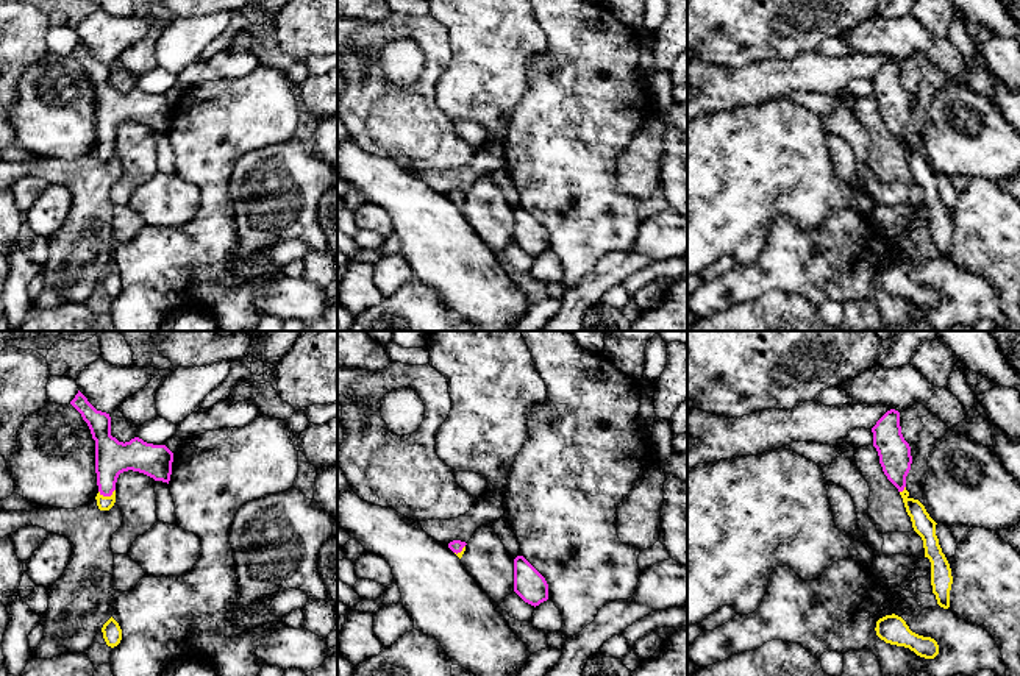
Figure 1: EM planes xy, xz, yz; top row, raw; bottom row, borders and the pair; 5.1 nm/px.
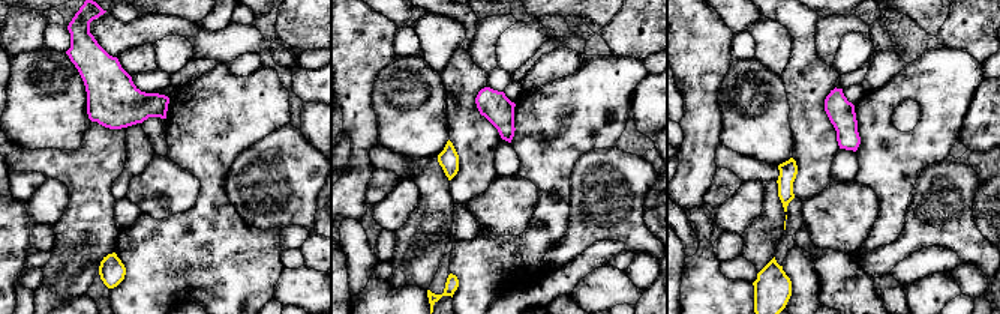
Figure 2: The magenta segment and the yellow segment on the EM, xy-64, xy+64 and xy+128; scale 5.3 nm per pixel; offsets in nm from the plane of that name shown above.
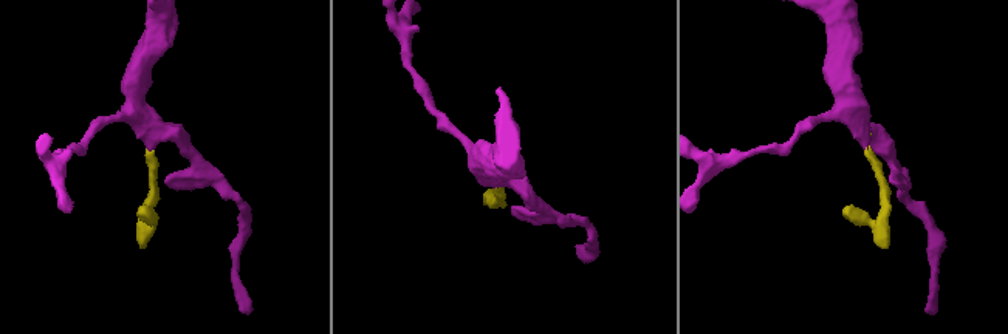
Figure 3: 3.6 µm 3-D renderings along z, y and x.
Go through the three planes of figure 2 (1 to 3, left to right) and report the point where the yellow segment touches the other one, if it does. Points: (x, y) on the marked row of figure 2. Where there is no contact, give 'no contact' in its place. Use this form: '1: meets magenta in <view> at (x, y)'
1: no contact
2: no contact
3: no contact

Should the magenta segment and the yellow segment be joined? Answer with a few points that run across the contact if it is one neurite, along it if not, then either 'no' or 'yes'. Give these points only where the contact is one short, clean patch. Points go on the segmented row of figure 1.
xy (113, 458), (106, 473), (106, 495), (105, 503) | yes

